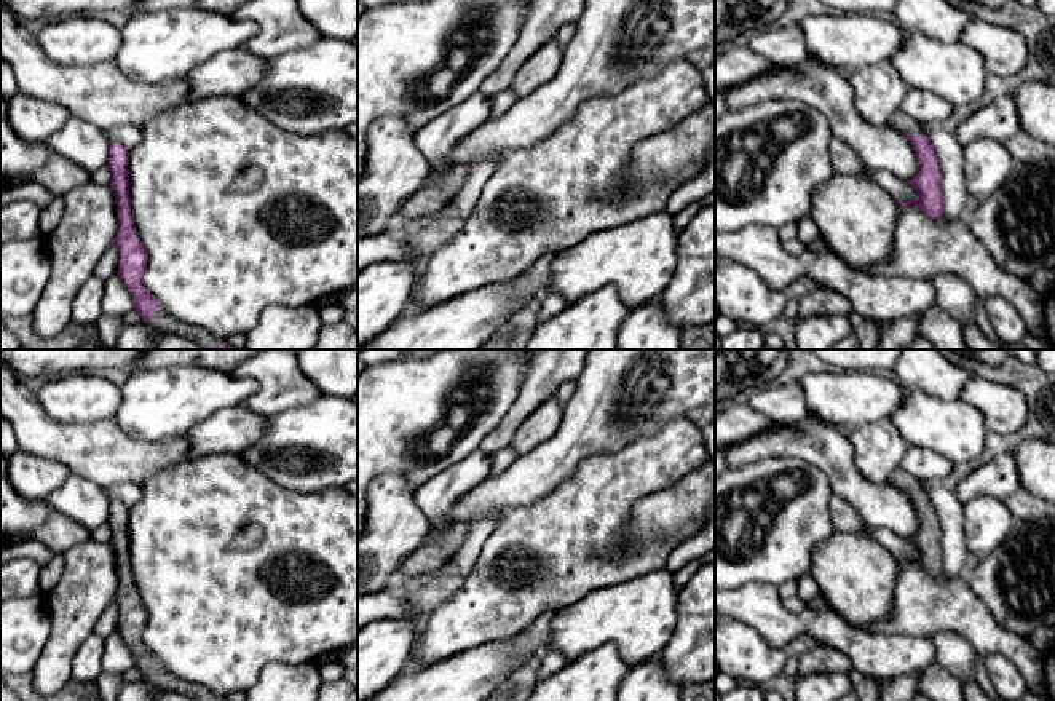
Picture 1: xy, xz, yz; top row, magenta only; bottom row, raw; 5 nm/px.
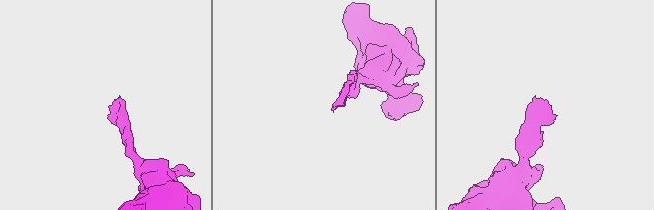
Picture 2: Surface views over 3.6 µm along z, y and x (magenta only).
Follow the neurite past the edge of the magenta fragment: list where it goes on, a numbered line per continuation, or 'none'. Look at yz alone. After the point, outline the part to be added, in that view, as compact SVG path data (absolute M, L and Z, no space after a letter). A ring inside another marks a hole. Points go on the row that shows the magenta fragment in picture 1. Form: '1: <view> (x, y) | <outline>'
1: yz (900, 122) | M900 109L891 117L889 126L903 134L911 134L911 136L924 134L921 123L905 115Z

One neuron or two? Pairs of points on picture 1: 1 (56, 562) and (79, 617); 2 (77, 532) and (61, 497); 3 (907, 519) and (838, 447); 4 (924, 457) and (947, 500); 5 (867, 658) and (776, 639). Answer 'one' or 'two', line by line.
1: two
2: two
3: one
4: two
5: one

